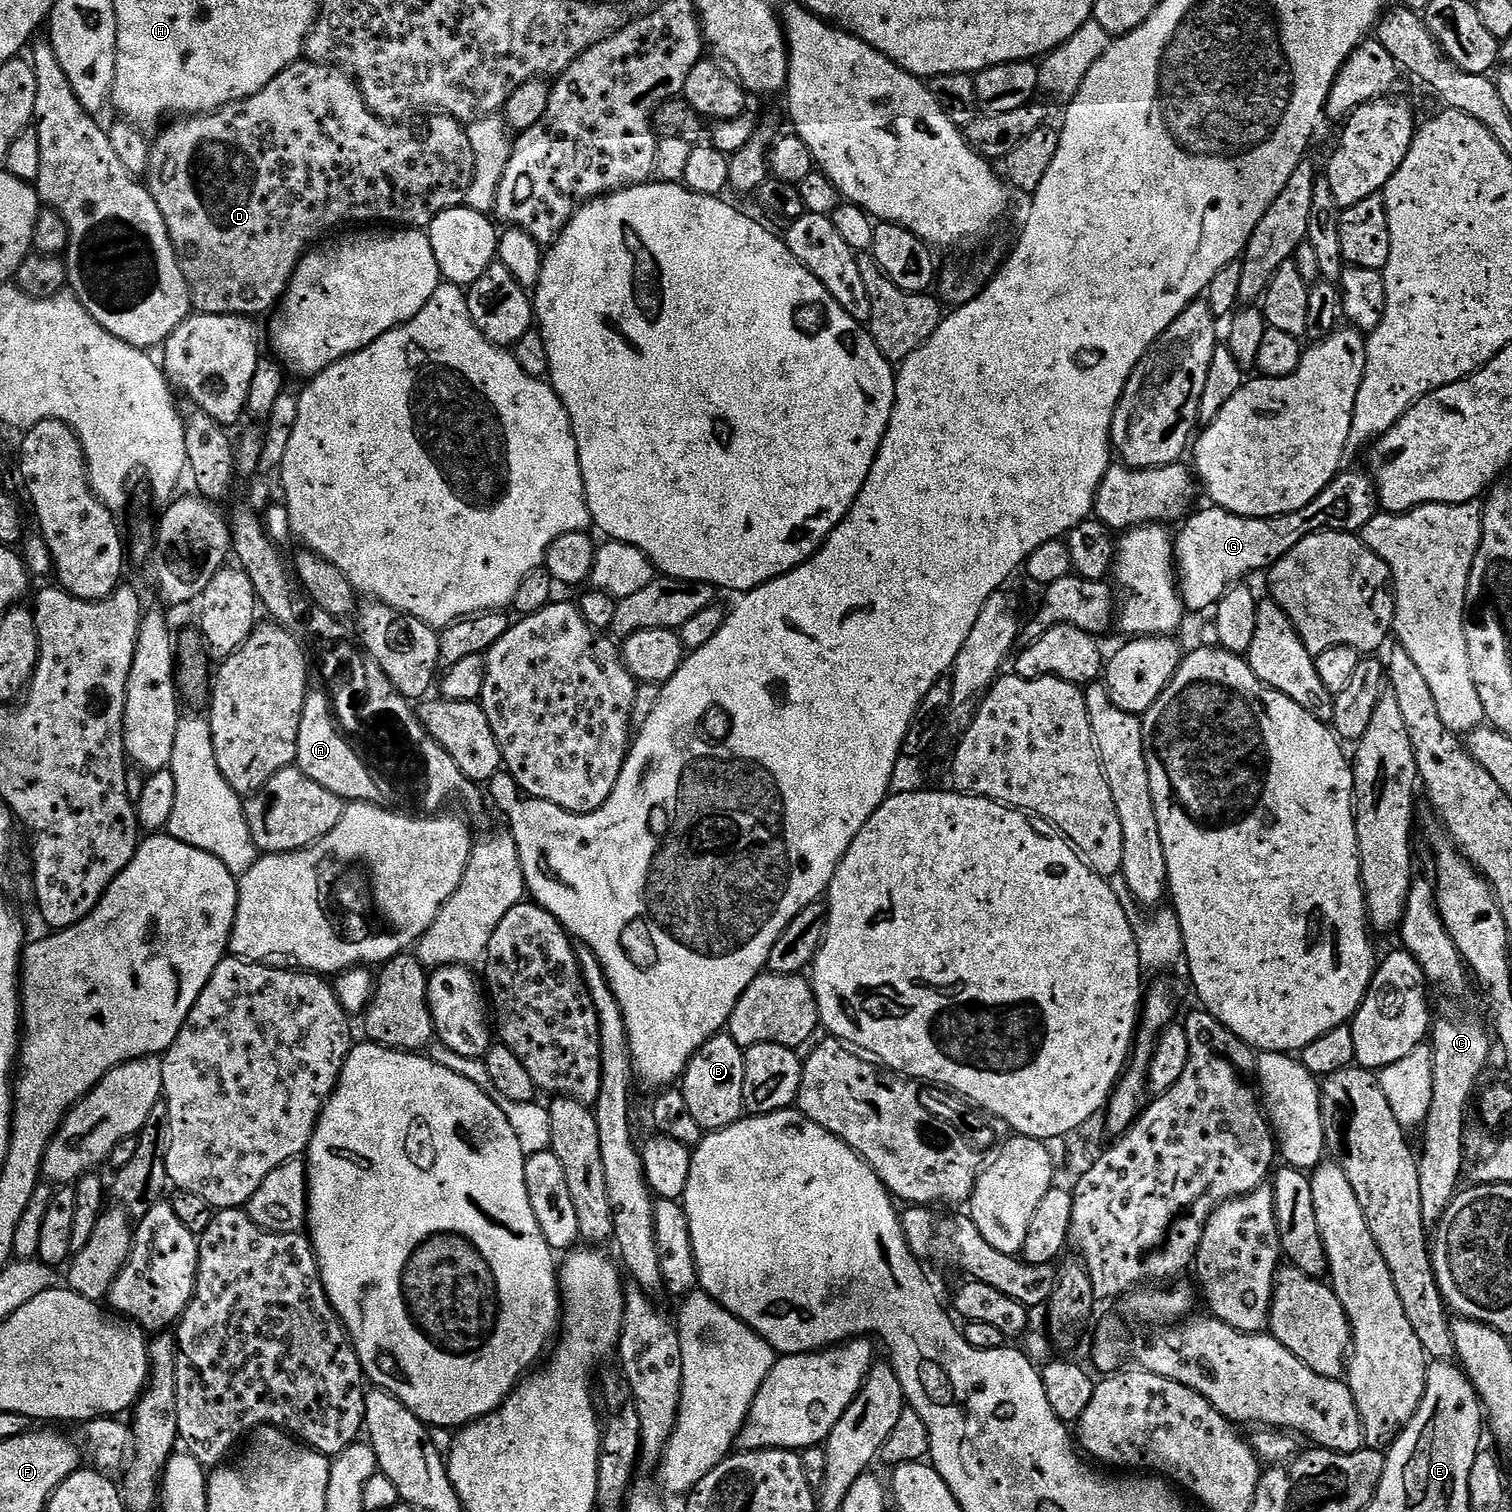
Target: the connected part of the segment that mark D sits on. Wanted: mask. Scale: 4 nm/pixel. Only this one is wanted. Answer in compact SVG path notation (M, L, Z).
M297 62L282 70L282 74L275 76L266 86L262 86L258 94L236 100L224 108L217 108L215 112L192 114L177 120L180 121L170 125L154 140L155 151L159 153L154 164L157 172L153 171L147 177L146 183L154 202L158 202L158 210L162 210L162 218L168 227L172 244L184 266L184 277L193 287L192 307L197 313L256 318L259 317L259 312L268 312L272 307L273 311L287 292L294 270L300 265L301 256L321 239L319 236L323 232L328 232L339 224L348 224L351 220L389 220L392 223L389 225L392 226L427 229L432 220L438 218L438 214L464 204L470 182L474 178L474 146L470 146L468 128L456 117L432 114L425 119L428 121L421 128L393 126L368 109L357 81L343 67L328 62Z

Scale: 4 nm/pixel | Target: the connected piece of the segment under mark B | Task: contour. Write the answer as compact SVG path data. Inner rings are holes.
M717 1034L704 1043L692 1055L688 1069L682 1077L682 1091L686 1098L686 1106L690 1106L690 1114L694 1114L698 1126L708 1132L717 1132L720 1128L738 1122L745 1115L742 1082L744 1081L745 1049L734 1042L727 1034Z

